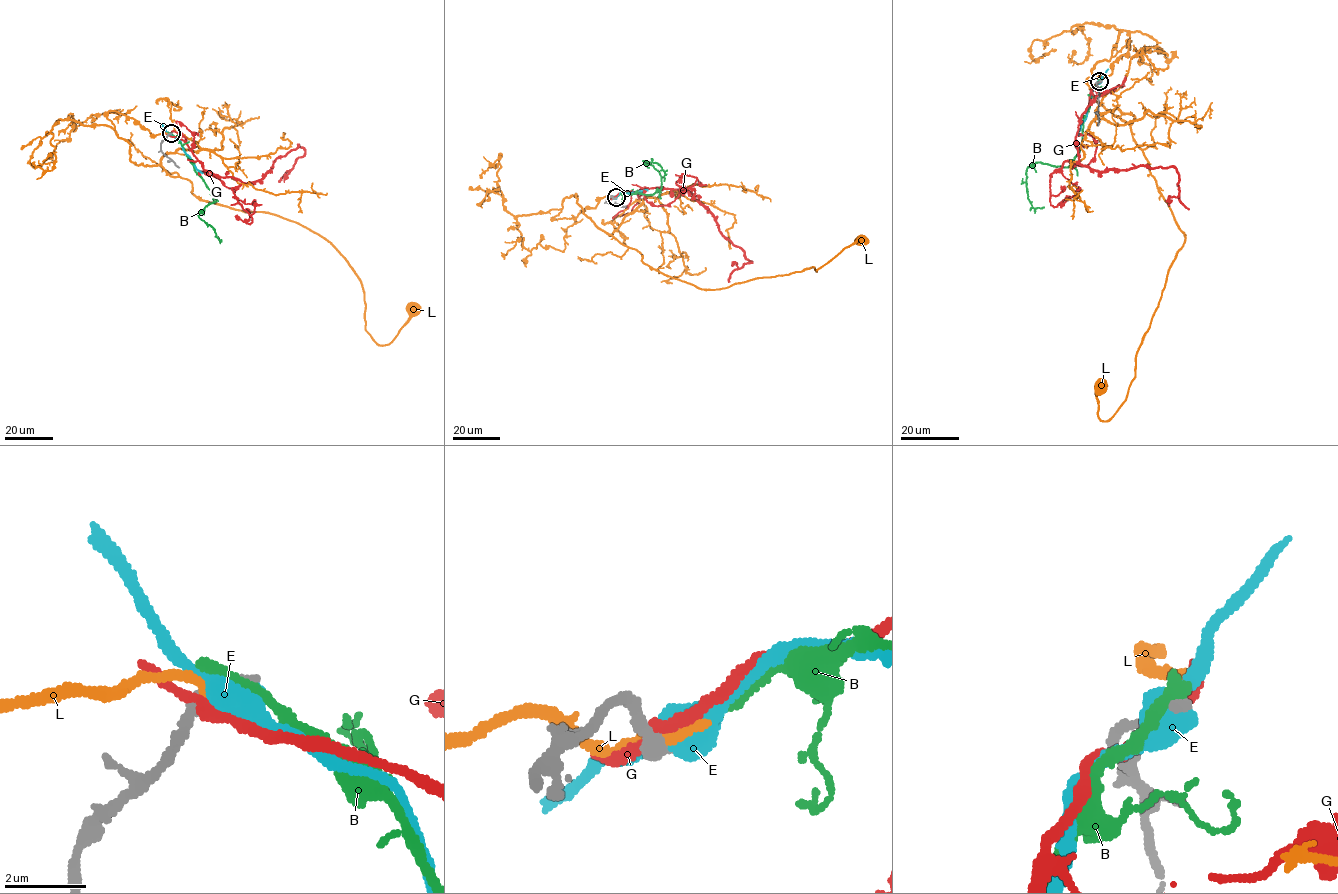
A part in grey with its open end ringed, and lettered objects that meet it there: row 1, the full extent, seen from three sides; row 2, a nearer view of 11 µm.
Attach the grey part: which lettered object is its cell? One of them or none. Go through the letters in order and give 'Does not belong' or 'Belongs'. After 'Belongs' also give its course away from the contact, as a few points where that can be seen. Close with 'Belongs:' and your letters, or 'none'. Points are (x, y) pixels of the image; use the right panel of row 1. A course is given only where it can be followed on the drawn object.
B: Does not belong
E: Does not belong
G: Does not belong
L: Does not belong
Belongs: none

